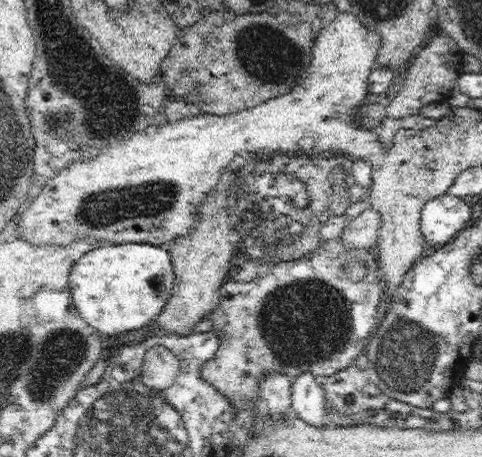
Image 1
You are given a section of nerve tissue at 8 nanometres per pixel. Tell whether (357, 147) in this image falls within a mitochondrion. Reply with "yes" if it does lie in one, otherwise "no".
no

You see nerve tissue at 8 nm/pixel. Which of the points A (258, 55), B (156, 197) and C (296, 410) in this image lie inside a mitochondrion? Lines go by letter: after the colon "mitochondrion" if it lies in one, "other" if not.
A: mitochondrion
B: mitochondrion
C: other

